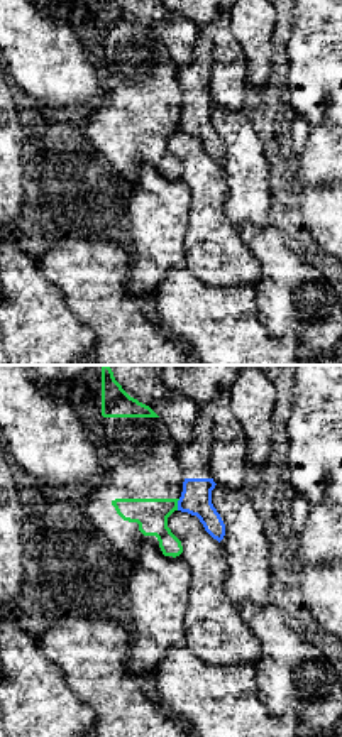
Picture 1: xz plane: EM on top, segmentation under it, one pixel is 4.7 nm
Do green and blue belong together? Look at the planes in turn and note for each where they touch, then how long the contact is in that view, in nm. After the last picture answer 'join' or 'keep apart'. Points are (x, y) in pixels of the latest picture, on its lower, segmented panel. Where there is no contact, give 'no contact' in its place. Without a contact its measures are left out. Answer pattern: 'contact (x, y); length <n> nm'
contact (176, 504); length 60 nm

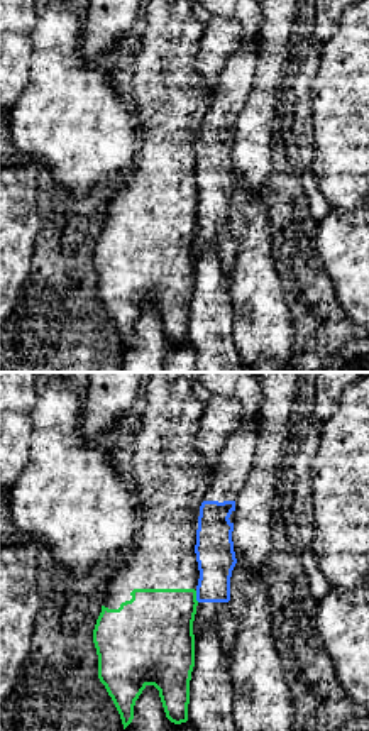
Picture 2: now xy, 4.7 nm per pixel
contact (195, 596); length 60 nm

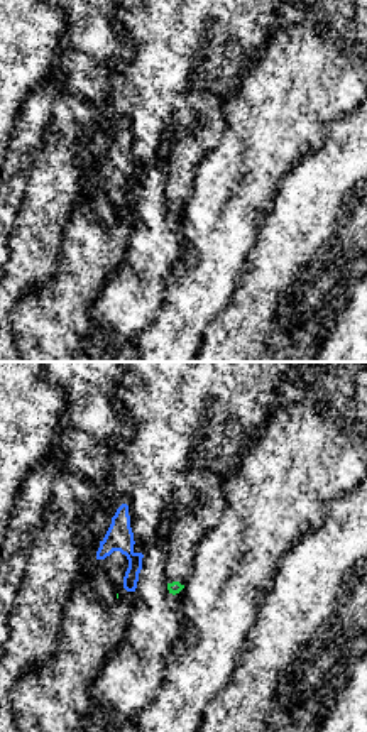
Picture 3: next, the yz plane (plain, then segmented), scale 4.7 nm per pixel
no contact

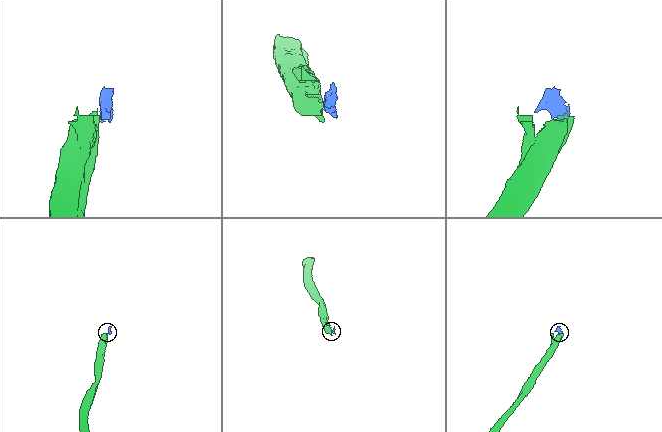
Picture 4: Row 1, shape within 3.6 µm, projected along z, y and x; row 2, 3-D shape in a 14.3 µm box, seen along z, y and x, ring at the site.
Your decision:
keep apart

